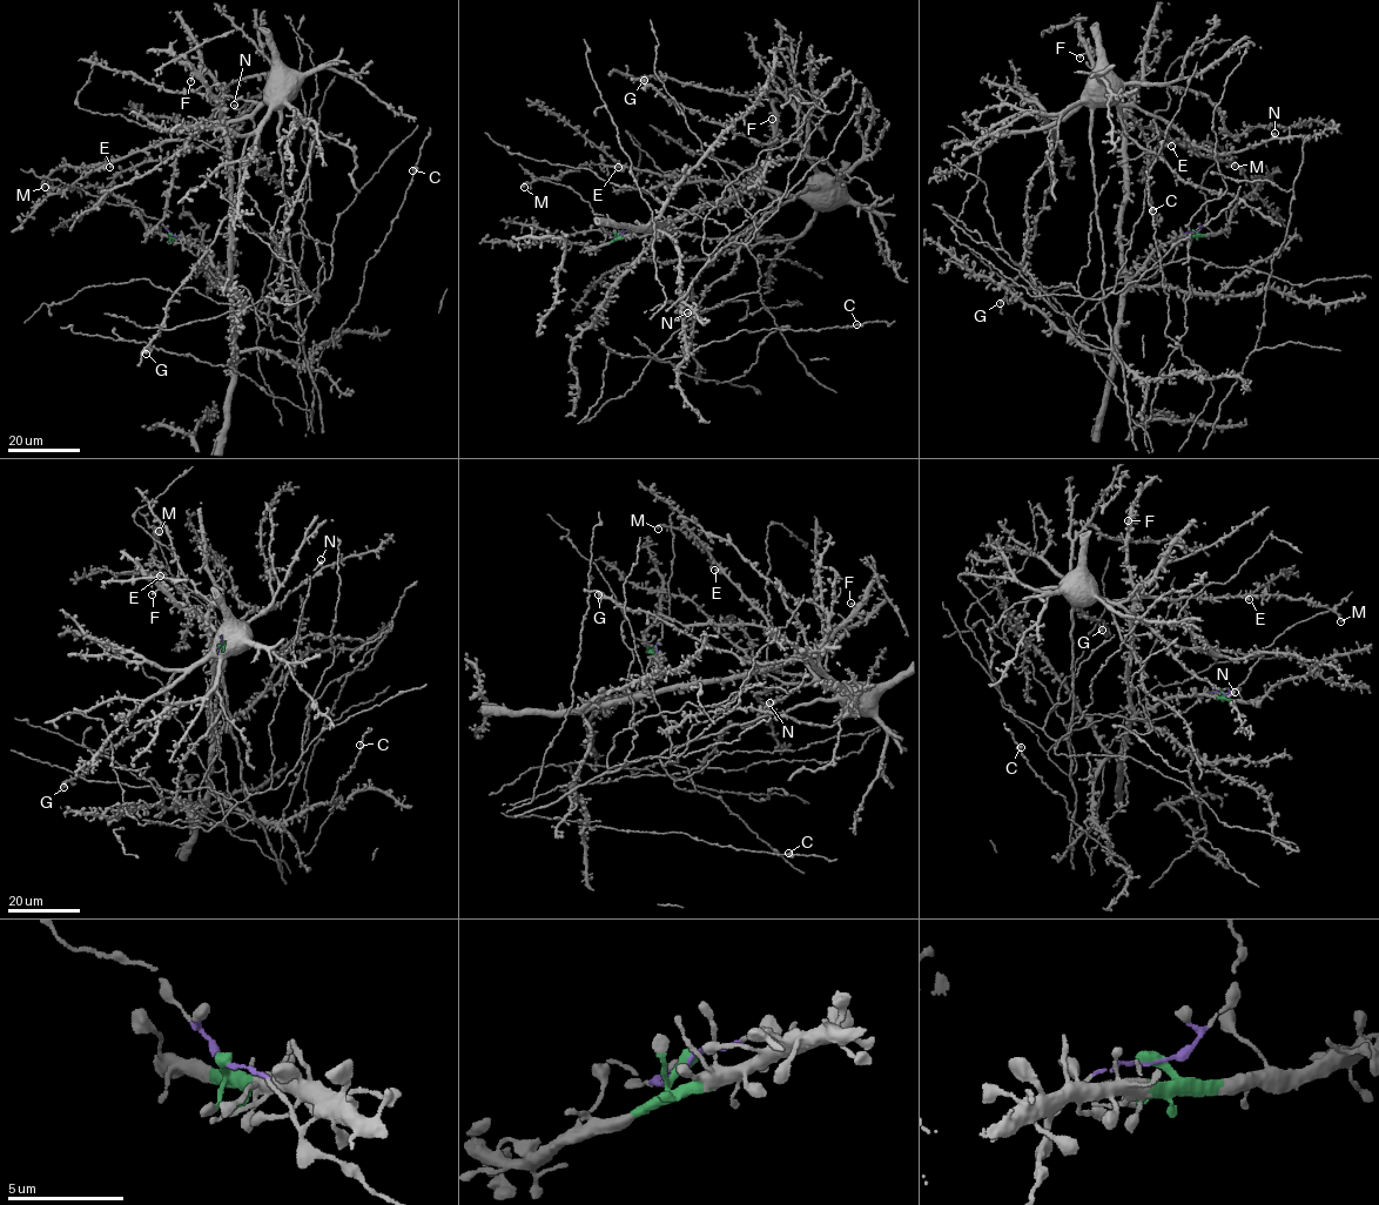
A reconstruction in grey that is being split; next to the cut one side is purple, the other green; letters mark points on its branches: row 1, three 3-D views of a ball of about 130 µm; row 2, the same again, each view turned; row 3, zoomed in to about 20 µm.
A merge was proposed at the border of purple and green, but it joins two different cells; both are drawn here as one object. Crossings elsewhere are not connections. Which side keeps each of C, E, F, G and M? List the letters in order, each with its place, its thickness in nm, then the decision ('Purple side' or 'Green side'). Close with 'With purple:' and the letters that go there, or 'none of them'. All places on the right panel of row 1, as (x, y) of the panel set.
C: Place: (1152, 210). Thickness 420 nm. Green side
E: Place: (1171, 146). Thickness 360 nm. Purple side
F: Place: (1080, 58). Thickness 360 nm. Green side
G: Place: (1000, 303). Thickness 440 nm. Purple side
M: Place: (1235, 166). Thickness 420 nm. Purple side
With purple: E, G, M

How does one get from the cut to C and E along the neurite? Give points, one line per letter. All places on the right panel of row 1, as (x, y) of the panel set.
C: (1193, 231), (1155, 250), (1123, 297), (1111, 348), (1147, 379), (1201, 367), (1165, 335), (1168, 295), (1152, 211)
E: (1193, 231), (1209, 216), (1199, 192), (1203, 176), (1226, 153), (1205, 142), (1172, 140), (1171, 146)

